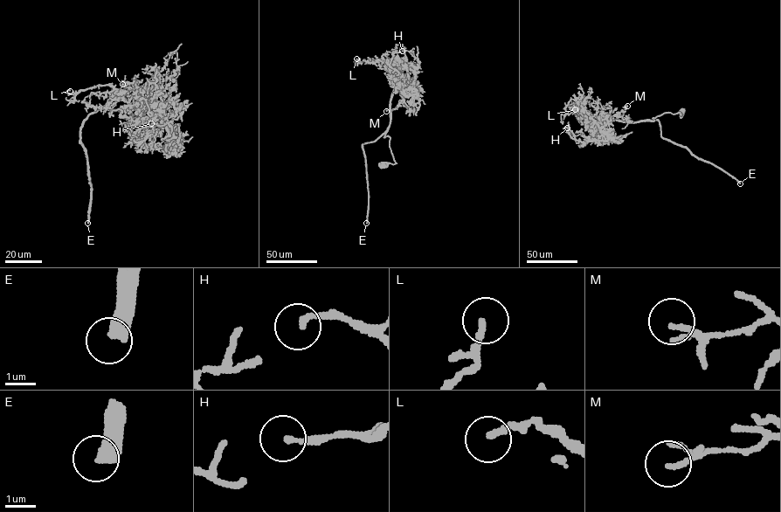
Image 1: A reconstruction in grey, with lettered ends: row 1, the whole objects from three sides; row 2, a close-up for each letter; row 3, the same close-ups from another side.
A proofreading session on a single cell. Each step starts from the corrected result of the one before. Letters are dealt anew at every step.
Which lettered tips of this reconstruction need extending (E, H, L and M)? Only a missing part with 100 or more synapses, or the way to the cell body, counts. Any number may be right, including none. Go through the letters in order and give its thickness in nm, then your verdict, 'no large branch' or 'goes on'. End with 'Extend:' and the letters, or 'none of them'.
E: 440 nm thick; goes on
H: 200 nm thick; no large branch
L: 200 nm thick; no large branch
M: 110 nm thick; no large branch
Extend: E

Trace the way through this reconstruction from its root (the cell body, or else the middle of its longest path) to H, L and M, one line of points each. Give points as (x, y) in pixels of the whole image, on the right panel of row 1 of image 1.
H: (681, 112), (664, 113), (653, 121), (600, 116), (602, 137), (584, 142), (567, 128)
L: (681, 112), (664, 113), (653, 121), (626, 121), (575, 109)
M: (681, 112), (664, 113), (653, 121), (626, 121), (603, 115), (618, 113), (621, 115), (627, 106)

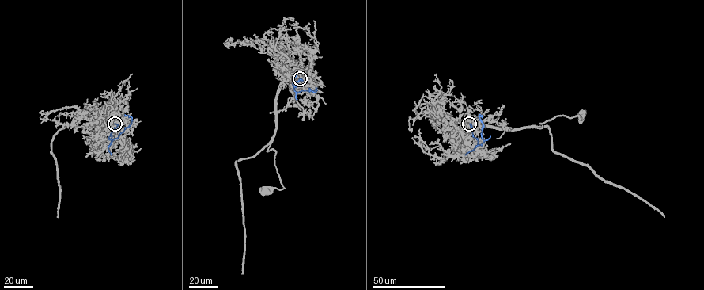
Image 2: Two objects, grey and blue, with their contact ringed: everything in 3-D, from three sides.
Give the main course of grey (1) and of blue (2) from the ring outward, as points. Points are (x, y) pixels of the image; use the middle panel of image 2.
1: (300, 78), (302, 71), (295, 70), (280, 89), (276, 129), (267, 150), (275, 151), (284, 188), (264, 190)
2: (300, 78), (293, 83), (296, 86), (293, 89), (297, 92), (316, 91), (316, 88), (313, 90), (308, 88)

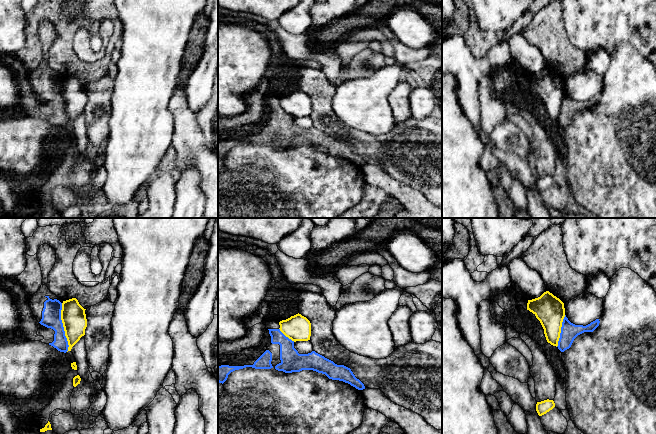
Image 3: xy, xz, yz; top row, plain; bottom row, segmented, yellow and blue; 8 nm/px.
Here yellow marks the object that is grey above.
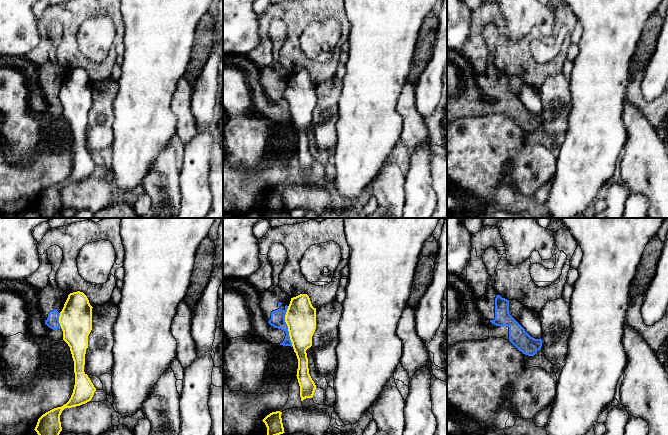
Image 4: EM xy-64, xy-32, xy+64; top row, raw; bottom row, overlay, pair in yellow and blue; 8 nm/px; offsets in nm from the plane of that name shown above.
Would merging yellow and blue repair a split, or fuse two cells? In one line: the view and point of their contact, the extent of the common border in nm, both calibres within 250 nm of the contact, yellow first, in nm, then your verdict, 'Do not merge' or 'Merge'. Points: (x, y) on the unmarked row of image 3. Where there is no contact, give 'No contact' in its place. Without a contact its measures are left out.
Touches yellow at xy (63, 102). Shared border 400 nm. Thickness 200 nm (yellow) against 160 nm. Do not merge

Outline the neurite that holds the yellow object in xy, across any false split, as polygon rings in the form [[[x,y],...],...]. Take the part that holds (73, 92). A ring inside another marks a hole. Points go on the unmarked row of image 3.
[[[76,74],[62,79],[61,96],[68,117],[68,127],[85,111],[87,95],[85,86]]]

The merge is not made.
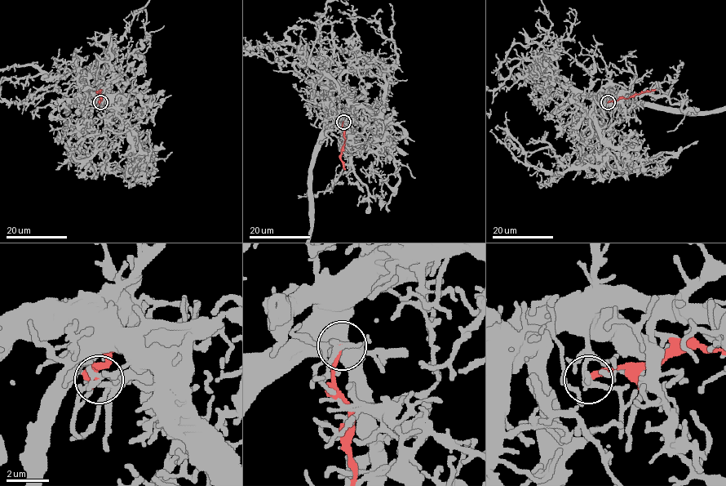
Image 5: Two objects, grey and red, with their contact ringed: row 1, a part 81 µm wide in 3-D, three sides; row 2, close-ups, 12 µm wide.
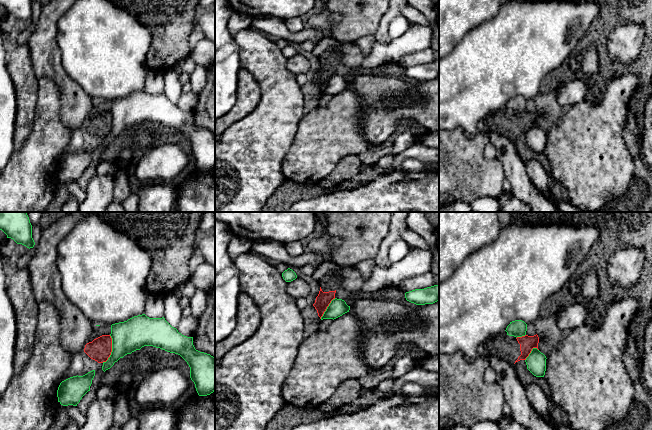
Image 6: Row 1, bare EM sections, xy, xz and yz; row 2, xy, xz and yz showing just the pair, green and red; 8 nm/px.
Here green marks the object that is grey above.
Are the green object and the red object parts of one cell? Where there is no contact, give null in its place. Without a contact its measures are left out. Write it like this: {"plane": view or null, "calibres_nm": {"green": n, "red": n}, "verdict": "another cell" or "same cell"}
{"plane": "xy", "calibres_nm": {"green": 260, "red": 180}, "verdict": "another cell"}

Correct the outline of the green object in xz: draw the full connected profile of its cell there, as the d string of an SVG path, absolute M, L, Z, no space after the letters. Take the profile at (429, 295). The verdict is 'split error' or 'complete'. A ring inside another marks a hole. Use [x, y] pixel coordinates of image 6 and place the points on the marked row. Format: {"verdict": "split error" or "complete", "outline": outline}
{"verdict": "complete", "outline": "M439 285L406 292L405 298L416 305L433 304L439 301Z"}

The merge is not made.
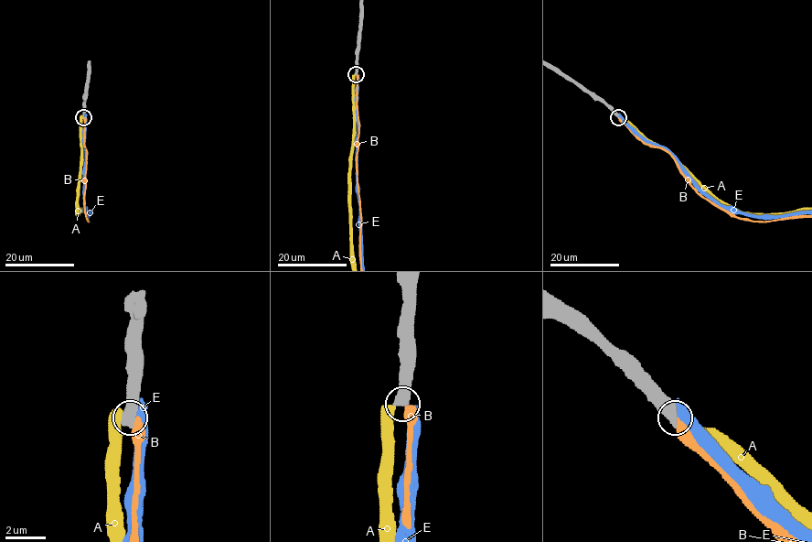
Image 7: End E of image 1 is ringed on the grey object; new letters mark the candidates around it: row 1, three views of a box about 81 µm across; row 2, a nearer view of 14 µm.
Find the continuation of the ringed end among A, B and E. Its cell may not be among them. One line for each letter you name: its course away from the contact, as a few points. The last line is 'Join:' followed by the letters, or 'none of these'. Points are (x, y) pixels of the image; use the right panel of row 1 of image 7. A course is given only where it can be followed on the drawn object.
Join: none of these

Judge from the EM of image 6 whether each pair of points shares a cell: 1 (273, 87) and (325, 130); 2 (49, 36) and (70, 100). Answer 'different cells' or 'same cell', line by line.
1: different cells
2: same cell

